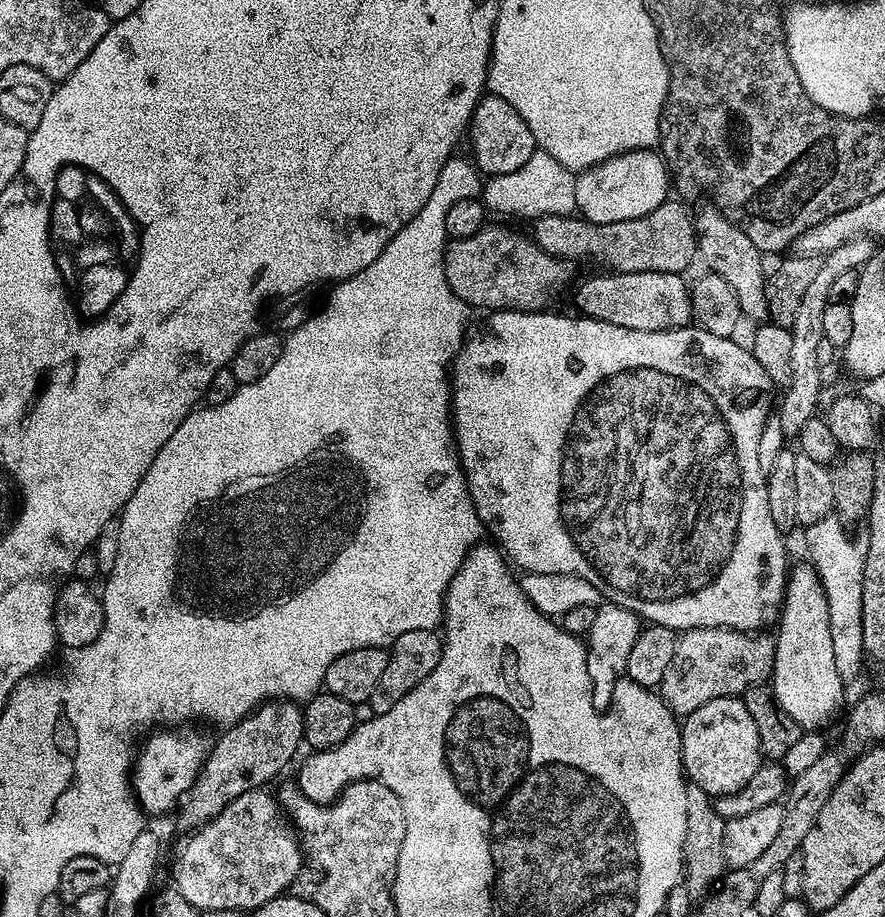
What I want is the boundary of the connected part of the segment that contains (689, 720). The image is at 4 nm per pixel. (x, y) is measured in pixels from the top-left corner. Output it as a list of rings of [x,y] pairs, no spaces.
[[[740,696],[714,698],[683,717],[680,759],[684,762],[687,779],[709,796],[715,798],[742,790],[762,763],[758,726],[754,726],[754,718],[750,718],[743,699]]]

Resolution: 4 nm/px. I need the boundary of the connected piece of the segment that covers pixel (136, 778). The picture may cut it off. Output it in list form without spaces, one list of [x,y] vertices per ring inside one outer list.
[[[164,730],[168,732],[156,732],[144,744],[144,749],[139,749],[134,760],[134,767],[130,772],[130,783],[134,789],[136,803],[149,817],[160,816],[163,812],[171,813],[187,796],[194,782],[199,778],[203,770],[204,761],[210,753],[210,744],[203,740],[196,732],[180,732],[184,730]]]

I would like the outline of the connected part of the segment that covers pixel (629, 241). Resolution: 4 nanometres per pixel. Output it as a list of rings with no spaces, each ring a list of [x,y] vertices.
[[[675,198],[659,204],[642,218],[630,218],[626,222],[591,224],[579,215],[538,216],[530,235],[546,254],[559,256],[561,260],[597,260],[605,269],[613,272],[678,272],[687,273],[692,259],[698,256],[698,237],[693,213],[687,212]]]

